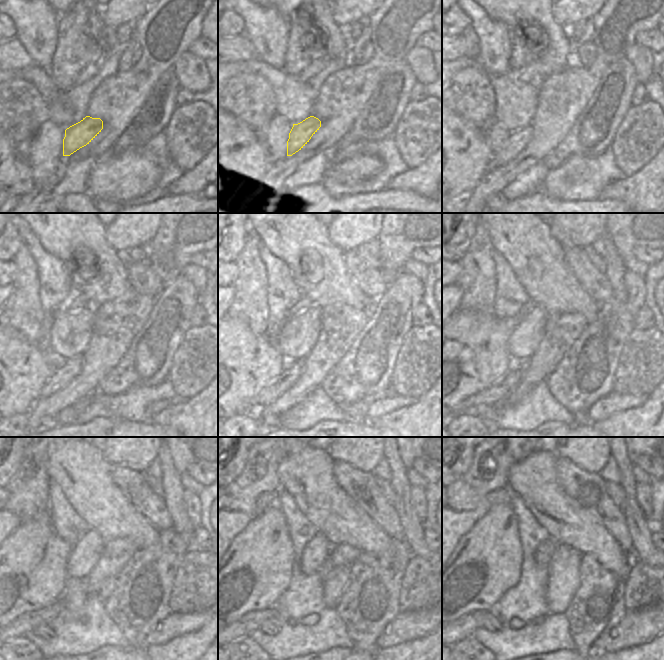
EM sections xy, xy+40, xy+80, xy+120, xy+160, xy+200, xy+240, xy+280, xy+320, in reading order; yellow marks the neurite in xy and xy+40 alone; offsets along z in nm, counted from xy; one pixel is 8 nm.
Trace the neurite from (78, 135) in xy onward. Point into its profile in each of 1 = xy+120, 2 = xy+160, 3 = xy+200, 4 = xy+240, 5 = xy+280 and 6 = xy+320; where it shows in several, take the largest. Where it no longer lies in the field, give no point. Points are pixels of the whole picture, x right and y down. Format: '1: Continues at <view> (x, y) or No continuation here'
1: Continues at xy+120 (62, 376)
2: Continues at xy+160 (293, 369)
3: Continues at xy+200 (496, 394)
4: Continues at xy+240 (28, 622)
5: Continues at xy+280 (243, 627)
6: Continues at xy+320 (464, 627).

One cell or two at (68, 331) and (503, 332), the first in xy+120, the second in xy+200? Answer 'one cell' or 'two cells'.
two cells

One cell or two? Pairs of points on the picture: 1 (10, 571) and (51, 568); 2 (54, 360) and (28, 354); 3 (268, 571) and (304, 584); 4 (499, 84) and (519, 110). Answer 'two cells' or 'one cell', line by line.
1: one cell
2: two cells
3: two cells
4: one cell

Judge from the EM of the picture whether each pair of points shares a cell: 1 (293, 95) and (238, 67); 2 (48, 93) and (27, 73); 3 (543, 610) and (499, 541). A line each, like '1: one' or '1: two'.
1: one
2: one
3: two

